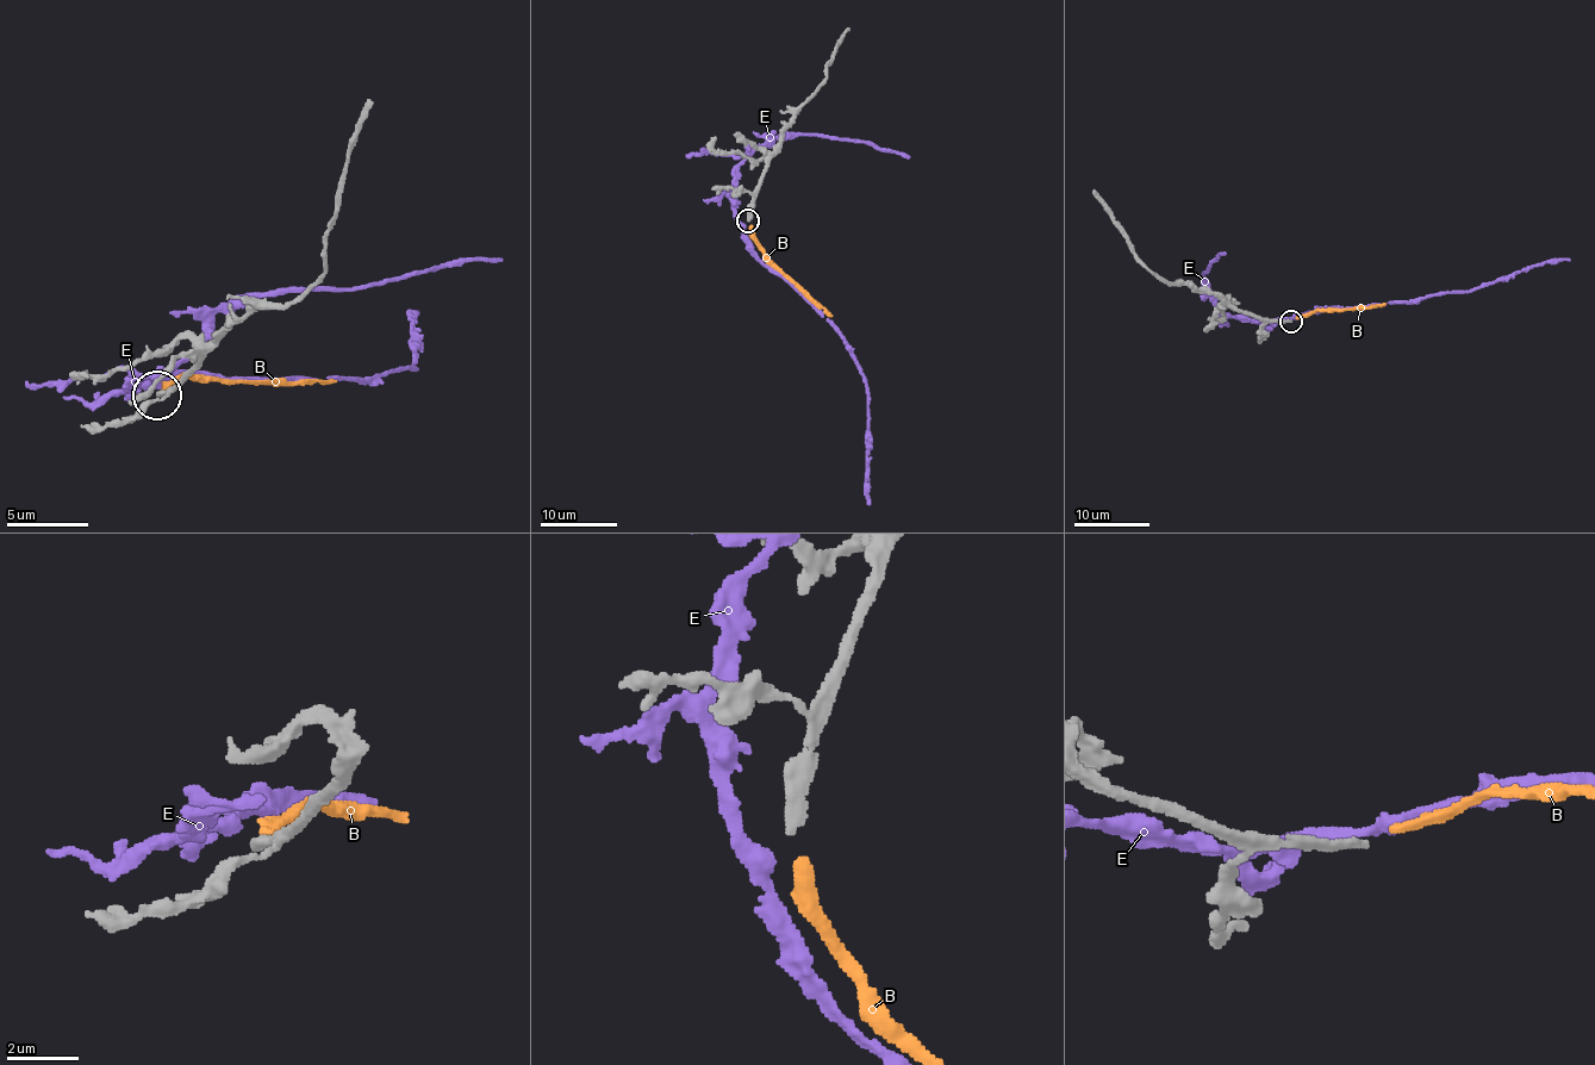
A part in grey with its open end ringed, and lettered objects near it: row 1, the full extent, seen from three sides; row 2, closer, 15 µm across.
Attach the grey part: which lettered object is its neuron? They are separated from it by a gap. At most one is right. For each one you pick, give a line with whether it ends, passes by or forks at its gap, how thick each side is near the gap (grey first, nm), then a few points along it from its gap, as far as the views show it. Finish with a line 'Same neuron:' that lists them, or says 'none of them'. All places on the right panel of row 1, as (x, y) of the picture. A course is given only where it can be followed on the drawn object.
Same neuron: none of them

